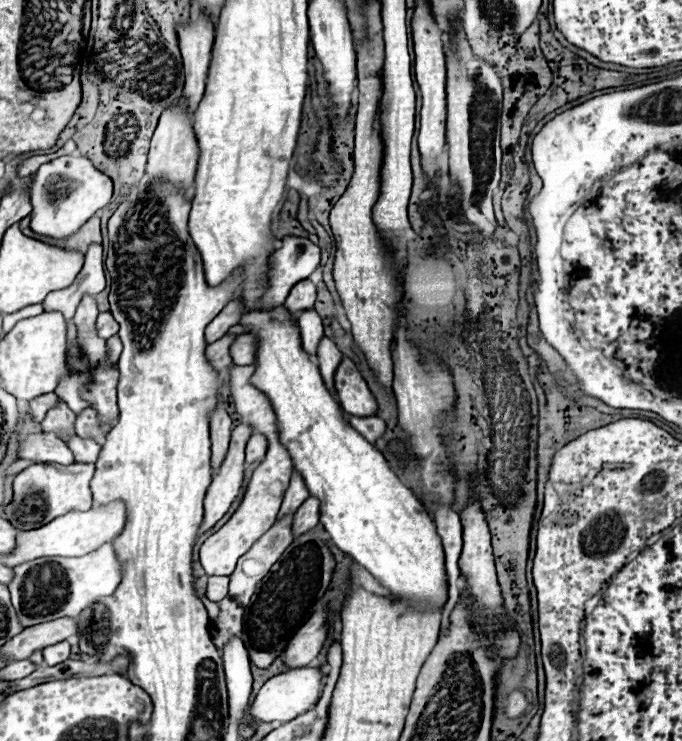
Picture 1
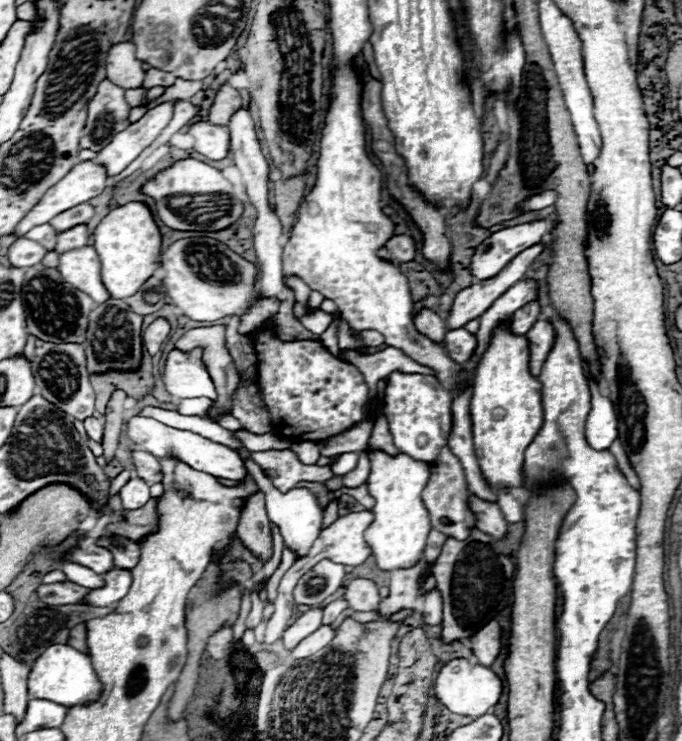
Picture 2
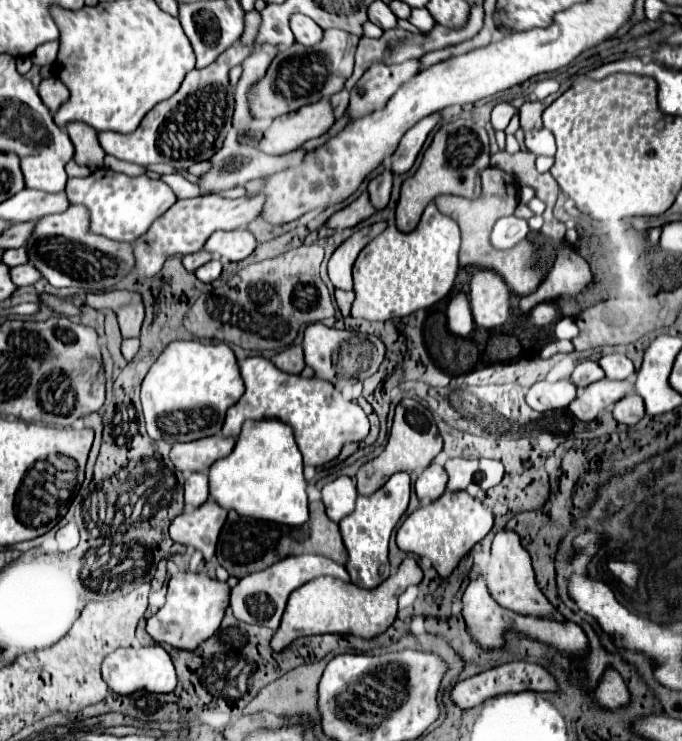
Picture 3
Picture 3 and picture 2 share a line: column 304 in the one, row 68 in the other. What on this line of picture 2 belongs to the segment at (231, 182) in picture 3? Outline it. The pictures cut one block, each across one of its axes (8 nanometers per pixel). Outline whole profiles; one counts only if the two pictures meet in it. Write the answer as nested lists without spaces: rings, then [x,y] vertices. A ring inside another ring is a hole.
[[[150,68],[146,72],[146,78],[142,82],[142,86],[148,90],[148,88],[154,88],[154,86],[164,86],[164,88],[170,88],[172,84],[176,82],[176,76],[168,74],[168,72],[162,72],[162,70],[156,70],[156,68]]]

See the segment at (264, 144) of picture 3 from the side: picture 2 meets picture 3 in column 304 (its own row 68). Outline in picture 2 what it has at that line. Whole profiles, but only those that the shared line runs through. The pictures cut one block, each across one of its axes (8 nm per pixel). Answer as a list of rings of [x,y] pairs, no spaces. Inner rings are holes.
[[[120,42],[114,44],[106,56],[106,78],[124,90],[140,88],[146,74],[142,62],[134,56],[134,50],[132,42]]]

